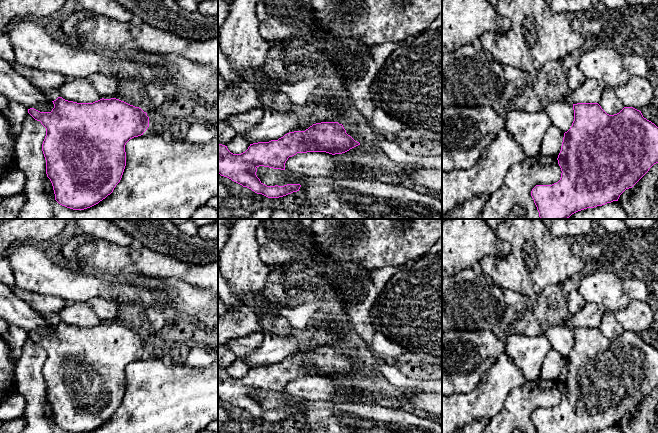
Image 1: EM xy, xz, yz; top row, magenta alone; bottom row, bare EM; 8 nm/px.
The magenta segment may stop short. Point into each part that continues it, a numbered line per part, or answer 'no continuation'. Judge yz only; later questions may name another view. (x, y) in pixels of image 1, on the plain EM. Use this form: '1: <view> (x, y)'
no continuation

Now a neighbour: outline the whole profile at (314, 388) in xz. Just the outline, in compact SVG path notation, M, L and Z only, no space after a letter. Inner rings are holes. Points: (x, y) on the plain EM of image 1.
M322 376L297 377L289 381L285 394L310 401L339 401L336 395L342 395L344 387L332 378Z

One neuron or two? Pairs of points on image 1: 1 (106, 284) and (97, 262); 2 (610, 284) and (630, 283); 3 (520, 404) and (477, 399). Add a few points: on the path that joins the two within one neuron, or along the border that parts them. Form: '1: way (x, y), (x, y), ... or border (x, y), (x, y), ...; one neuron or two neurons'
1: border (79, 272), (115, 275); two neurons
2: border (622, 280), (622, 289), (631, 298); two neurons
3: border (520, 385), (507, 395), (503, 407), (489, 420); two neurons

